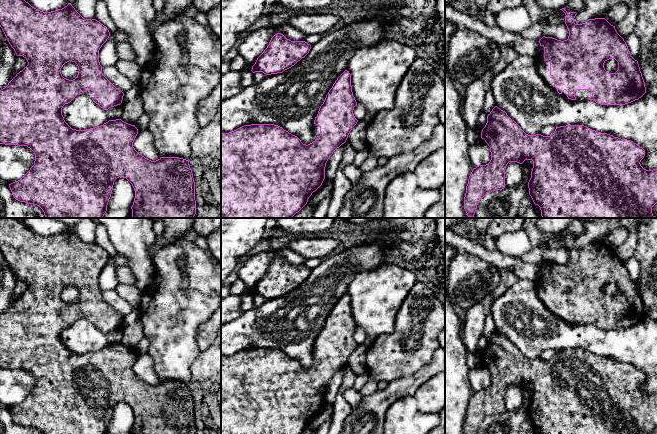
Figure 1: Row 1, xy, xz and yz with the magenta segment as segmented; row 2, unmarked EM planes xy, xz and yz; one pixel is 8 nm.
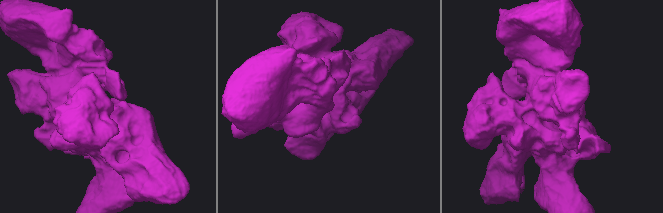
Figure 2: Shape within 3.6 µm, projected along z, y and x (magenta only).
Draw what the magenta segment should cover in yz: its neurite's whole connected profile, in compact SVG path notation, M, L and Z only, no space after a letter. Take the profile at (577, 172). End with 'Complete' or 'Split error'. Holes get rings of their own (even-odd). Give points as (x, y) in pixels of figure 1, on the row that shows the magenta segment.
M497 106L487 116L481 138L490 147L491 160L474 168L469 176L464 197L468 217L474 217L479 201L487 193L505 188L505 170L509 162L522 164L525 160L532 160L529 195L540 207L542 218L654 218L652 207L657 203L657 169L646 170L641 166L645 150L631 140L601 133L584 125L556 127L550 136L528 135Z. Complete

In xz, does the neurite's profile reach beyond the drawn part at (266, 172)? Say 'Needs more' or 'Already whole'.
Needs more

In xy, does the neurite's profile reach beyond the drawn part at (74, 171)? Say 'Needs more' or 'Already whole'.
Needs more

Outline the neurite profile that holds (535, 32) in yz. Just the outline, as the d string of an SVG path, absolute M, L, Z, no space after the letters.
M537 22L532 24L528 29L522 31L520 34L522 37L539 41L543 37L543 22Z

